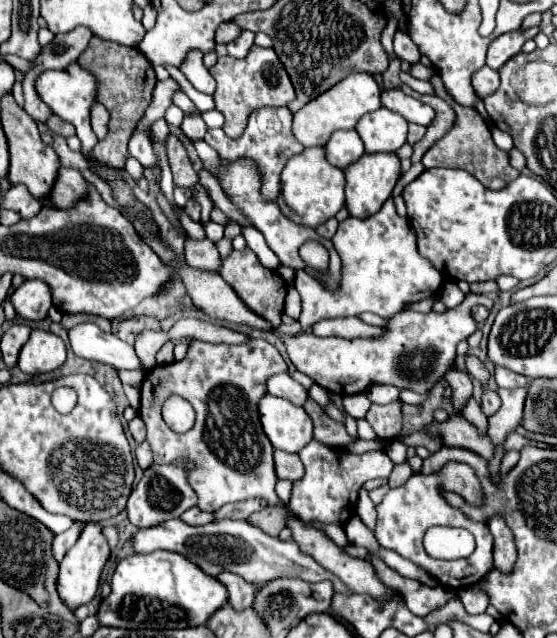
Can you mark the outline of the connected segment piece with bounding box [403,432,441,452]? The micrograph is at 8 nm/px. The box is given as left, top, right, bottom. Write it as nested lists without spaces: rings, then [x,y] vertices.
[[[413,432],[411,436],[403,438],[403,442],[405,442],[407,446],[425,446],[425,448],[429,448],[431,452],[437,452],[437,450],[441,448],[441,444],[437,444],[437,440],[429,438],[429,436],[425,436],[425,432]]]

